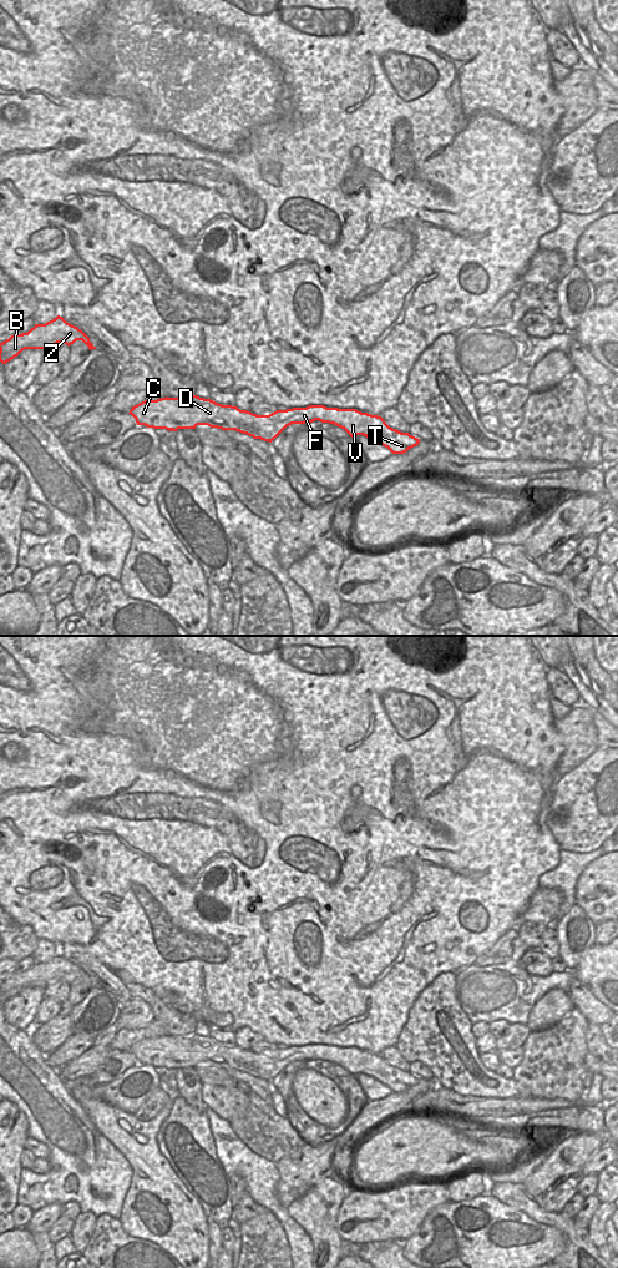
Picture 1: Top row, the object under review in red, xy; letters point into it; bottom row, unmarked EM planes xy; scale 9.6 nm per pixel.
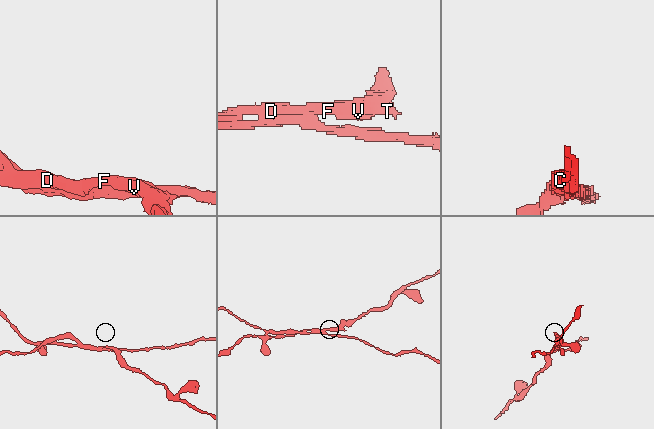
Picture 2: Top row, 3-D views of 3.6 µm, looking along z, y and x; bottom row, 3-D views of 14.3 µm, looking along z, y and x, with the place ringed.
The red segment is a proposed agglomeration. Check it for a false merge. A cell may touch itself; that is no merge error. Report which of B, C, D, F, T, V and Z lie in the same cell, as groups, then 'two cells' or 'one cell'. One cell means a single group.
B Z / C D F T V | two cells

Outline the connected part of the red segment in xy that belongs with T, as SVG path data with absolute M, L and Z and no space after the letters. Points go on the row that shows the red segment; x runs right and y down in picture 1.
M192 395L189 398L161 398L145 400L130 410L137 425L177 431L196 429L204 423L229 425L242 434L269 435L272 443L287 426L319 420L344 429L351 438L364 435L376 440L392 454L404 454L419 445L420 439L390 428L381 416L361 413L356 409L309 405L277 410L269 415L257 415L237 406L222 405L211 399Z

